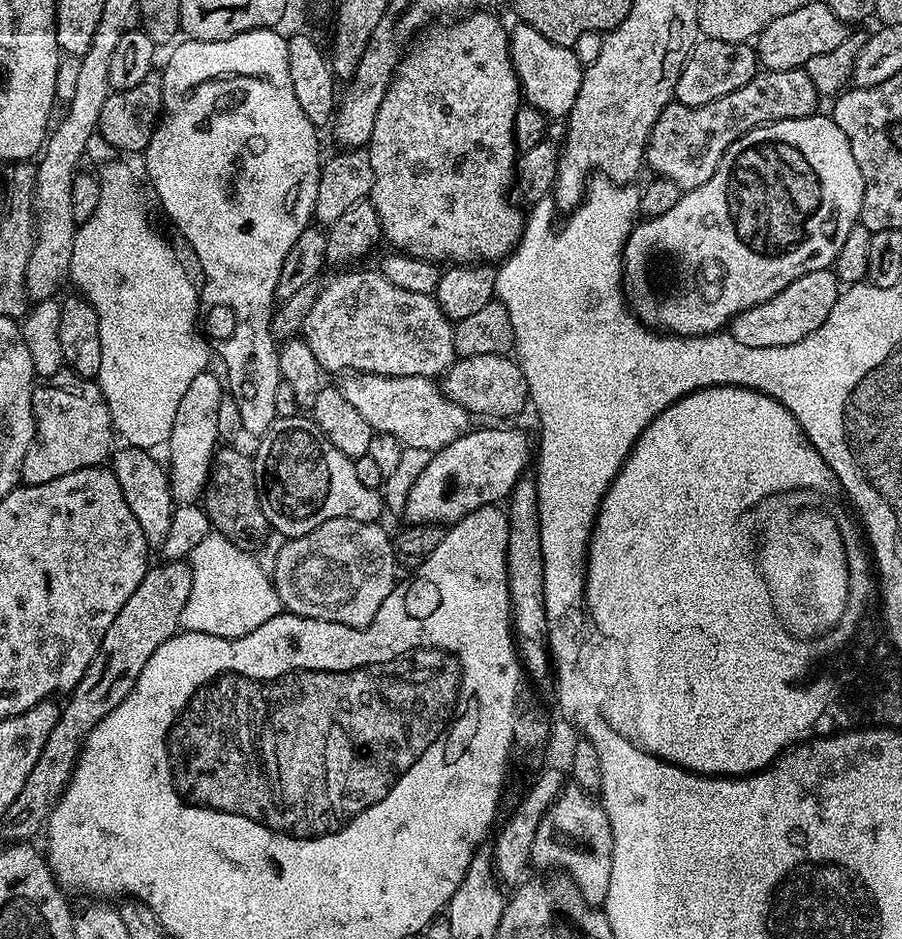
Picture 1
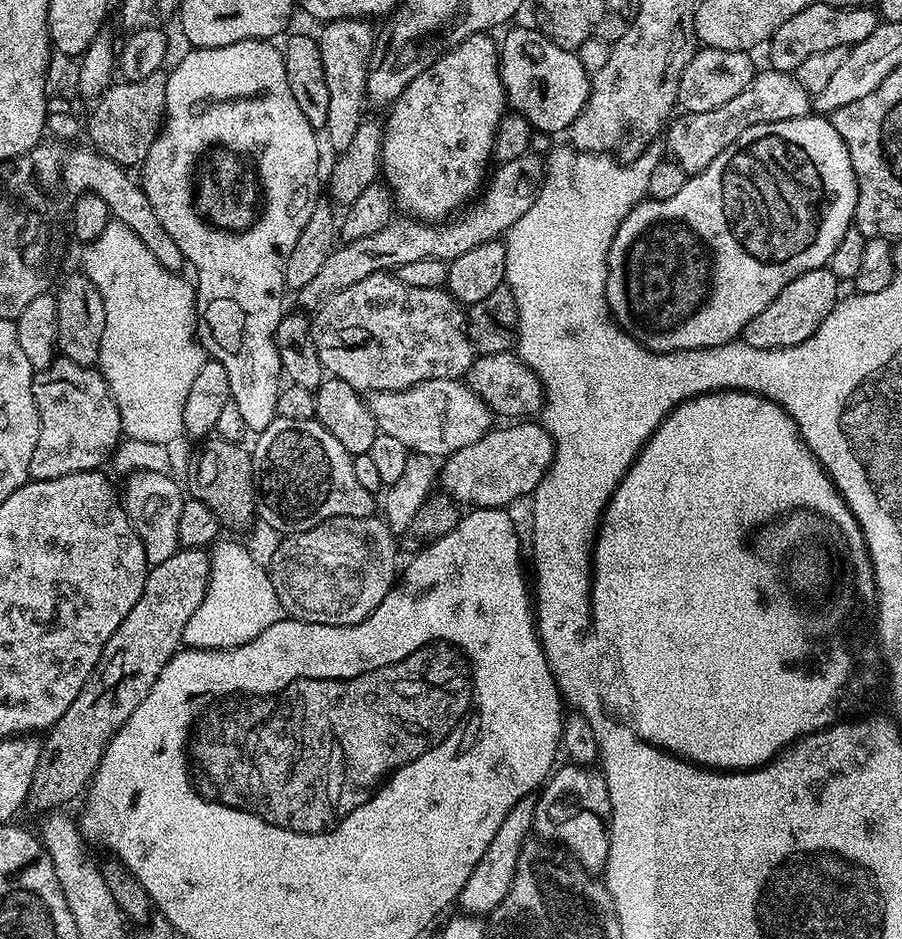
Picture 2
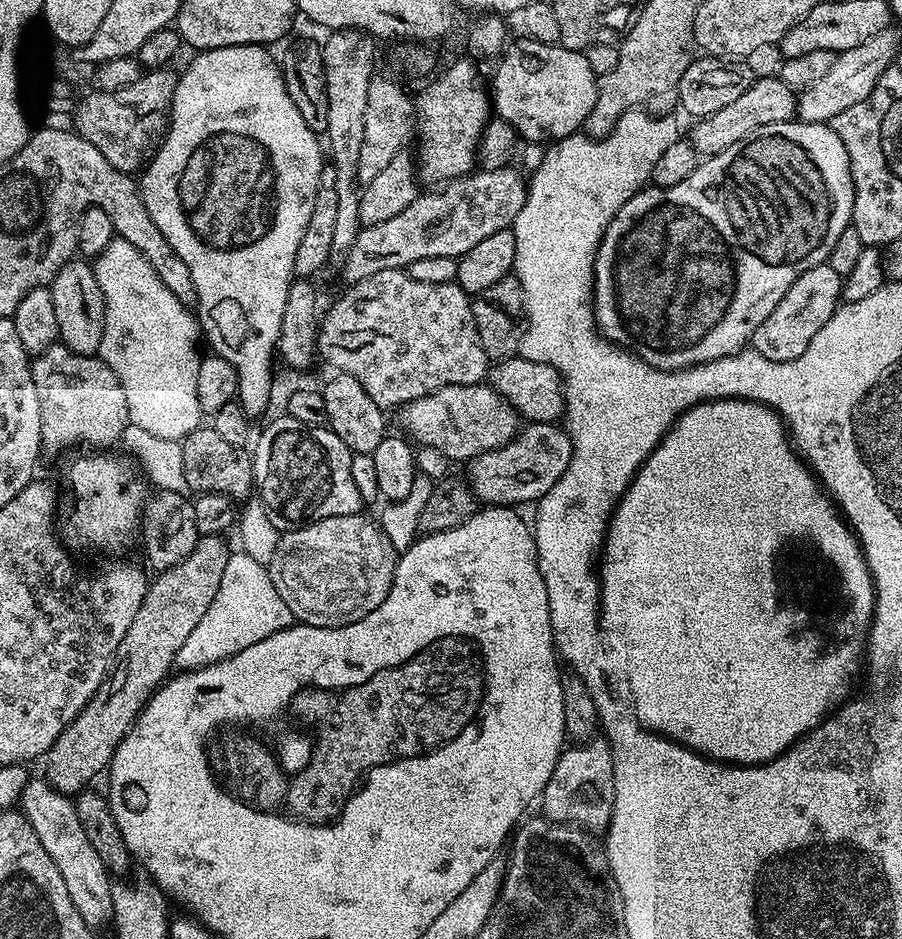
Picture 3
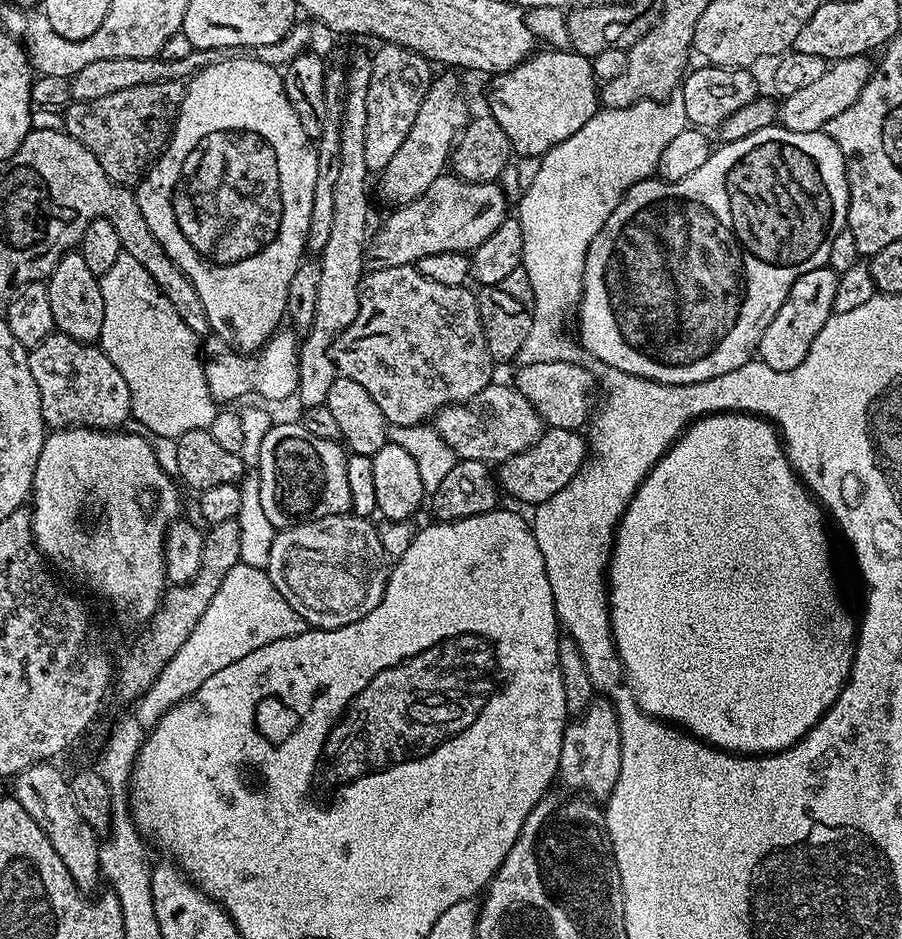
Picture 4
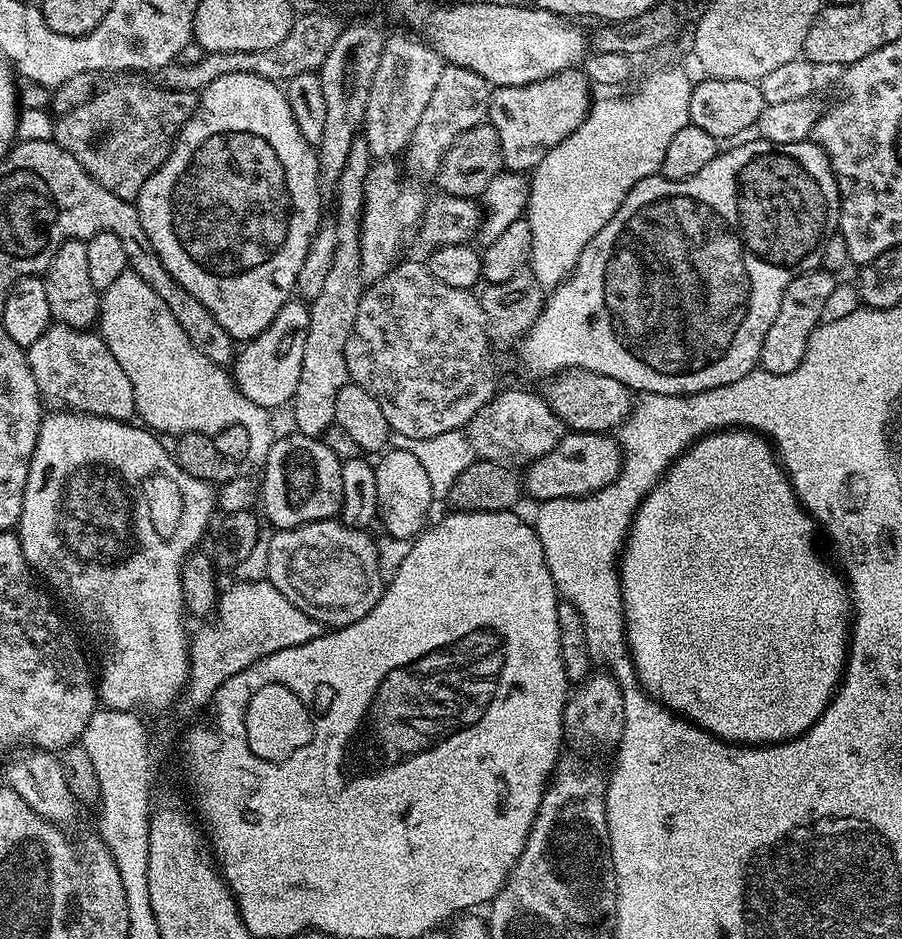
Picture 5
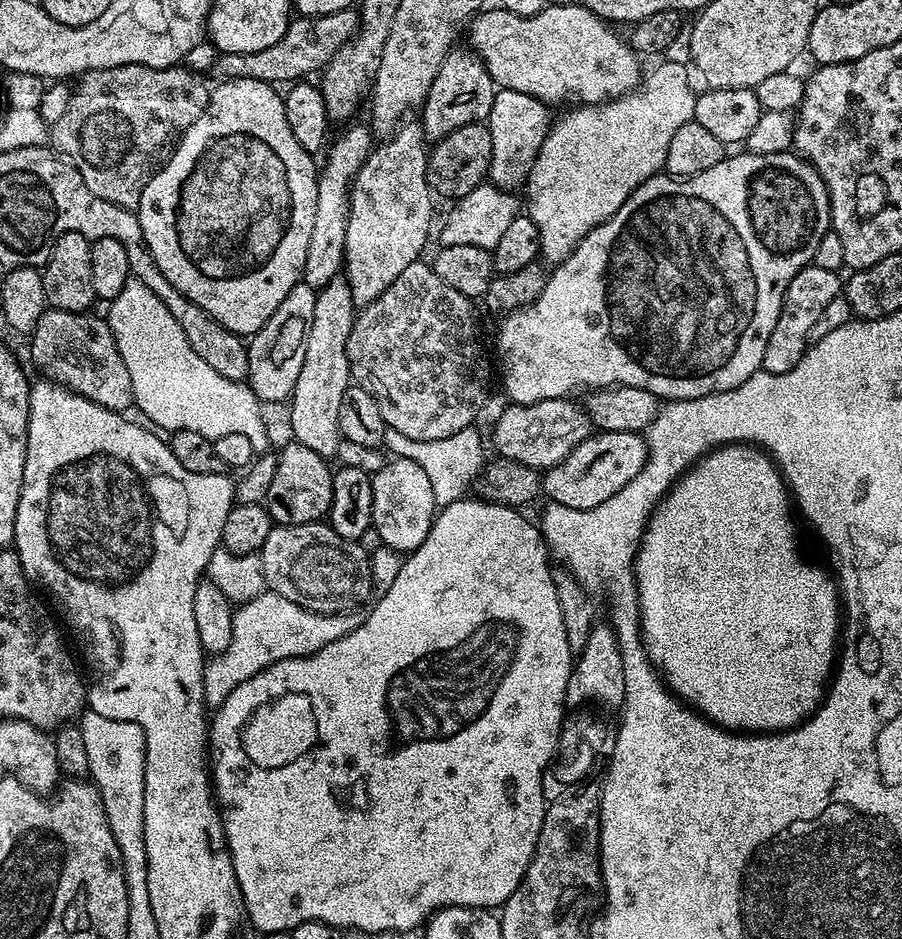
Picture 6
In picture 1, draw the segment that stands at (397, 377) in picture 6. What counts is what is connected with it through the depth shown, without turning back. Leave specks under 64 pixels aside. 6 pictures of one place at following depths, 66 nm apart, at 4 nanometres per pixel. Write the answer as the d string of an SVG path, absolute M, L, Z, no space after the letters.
M378 270L348 272L321 287L302 329L302 339L310 346L325 373L359 374L369 372L379 376L426 376L440 378L458 359L454 346L454 324L438 306L435 295L414 294L394 286Z

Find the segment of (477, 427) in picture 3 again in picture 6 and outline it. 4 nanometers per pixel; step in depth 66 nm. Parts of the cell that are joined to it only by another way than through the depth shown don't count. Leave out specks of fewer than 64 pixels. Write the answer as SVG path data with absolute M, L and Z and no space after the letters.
M571 399L539 400L533 404L507 405L508 409L496 420L492 428L492 444L505 460L517 460L522 466L547 470L558 466L574 446L587 436L593 435L594 425L589 413L583 407L571 404Z

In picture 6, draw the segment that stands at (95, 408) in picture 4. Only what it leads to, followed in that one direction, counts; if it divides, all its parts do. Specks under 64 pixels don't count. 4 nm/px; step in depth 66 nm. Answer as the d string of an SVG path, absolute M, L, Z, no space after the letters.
M45 307L42 318L38 318L36 328L30 334L32 340L32 360L40 371L41 377L53 384L60 384L79 396L90 398L90 402L98 402L98 406L106 406L106 410L114 410L121 414L133 407L132 387L130 386L130 370L126 370L126 362L122 362L122 354L118 354L118 342L110 330L107 319L103 315L92 316L91 311L71 312Z

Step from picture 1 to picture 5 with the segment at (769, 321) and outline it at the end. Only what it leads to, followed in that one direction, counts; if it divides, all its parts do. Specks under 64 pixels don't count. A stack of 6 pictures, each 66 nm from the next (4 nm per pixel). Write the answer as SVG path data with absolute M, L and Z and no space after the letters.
M823 270L803 272L798 278L794 278L794 282L790 282L782 298L782 306L778 306L778 318L774 318L774 326L766 330L766 342L762 342L759 367L763 371L770 374L790 374L798 370L814 330L821 325L822 310L837 285L837 277Z

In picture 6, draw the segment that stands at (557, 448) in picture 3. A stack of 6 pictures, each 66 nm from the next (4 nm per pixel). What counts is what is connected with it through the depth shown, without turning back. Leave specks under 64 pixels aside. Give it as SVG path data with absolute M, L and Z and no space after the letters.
M597 431L587 436L578 446L574 446L574 450L570 450L570 454L566 454L566 458L558 462L558 466L543 473L542 492L545 497L549 496L547 499L553 504L574 506L574 510L590 510L606 502L606 498L614 498L614 494L618 494L618 490L622 490L622 486L626 486L630 478L634 478L644 469L646 461L648 461L648 445L641 433Z

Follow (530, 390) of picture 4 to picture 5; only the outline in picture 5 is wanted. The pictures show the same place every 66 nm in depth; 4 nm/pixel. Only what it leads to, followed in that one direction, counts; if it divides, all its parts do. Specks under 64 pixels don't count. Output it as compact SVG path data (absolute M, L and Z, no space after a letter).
M568 369L557 373L547 384L545 400L571 431L607 433L623 424L634 407L632 390L609 375L584 369Z

